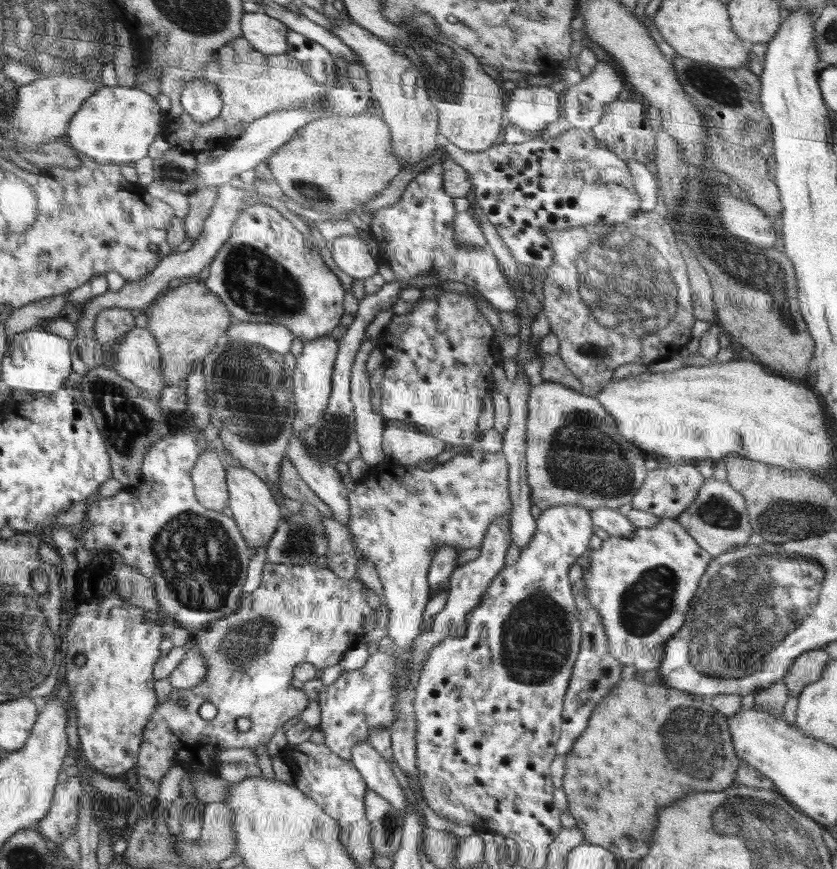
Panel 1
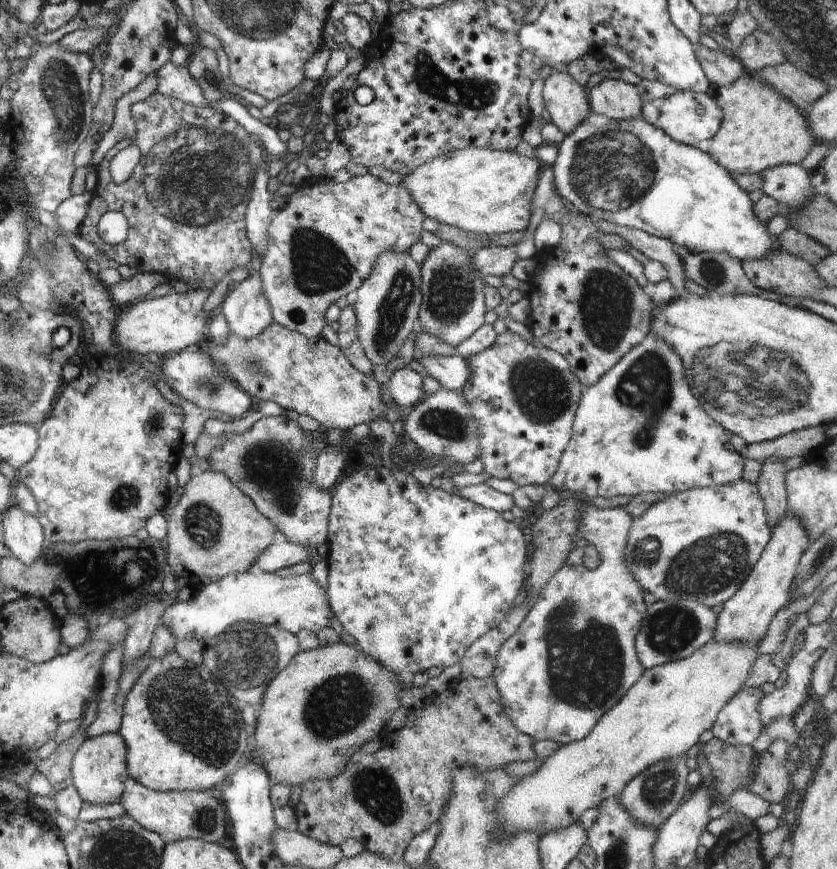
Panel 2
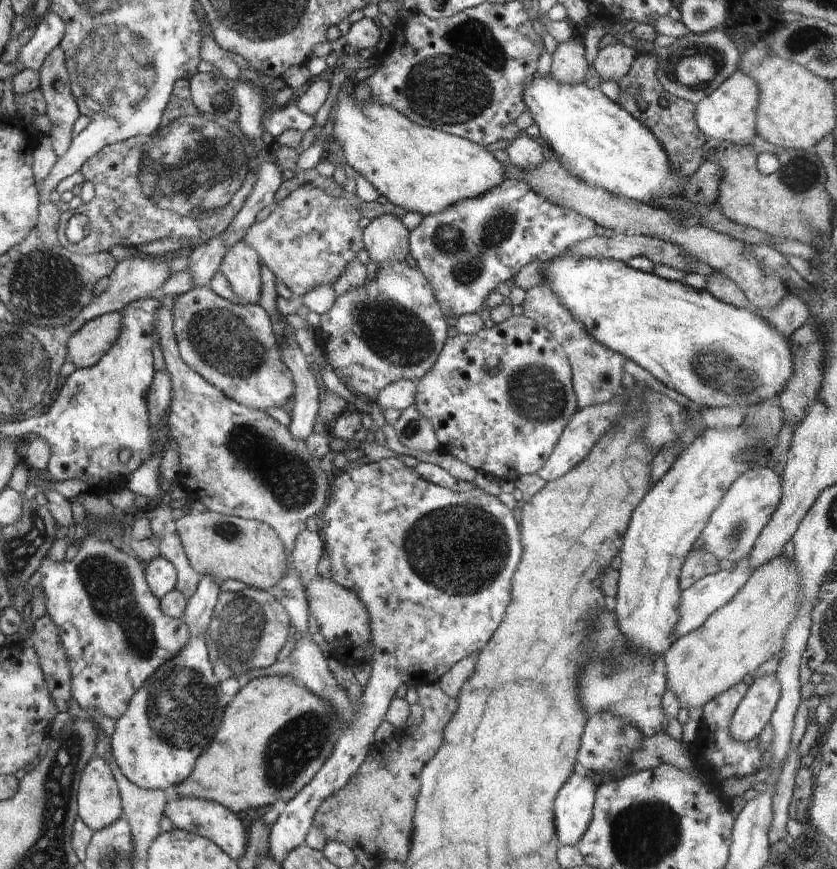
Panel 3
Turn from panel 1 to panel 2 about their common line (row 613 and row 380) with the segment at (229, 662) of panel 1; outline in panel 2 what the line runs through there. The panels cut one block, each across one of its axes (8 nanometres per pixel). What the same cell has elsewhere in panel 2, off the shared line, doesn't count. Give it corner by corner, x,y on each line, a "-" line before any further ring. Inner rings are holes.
272,322
266,330
262,330
254,338
240,338
238,334
228,332
224,344
214,340
208,342
208,354
214,362
224,369
228,378
236,382
236,386
249,394
253,400
276,402
285,410
294,410
300,415
308,415
328,429
338,429
346,434
358,426
369,425
374,420
383,417
390,405
381,394
381,386
373,376
362,374
350,364
342,349
328,343
322,336
316,340
306,338
303,334
284,328
281,324

